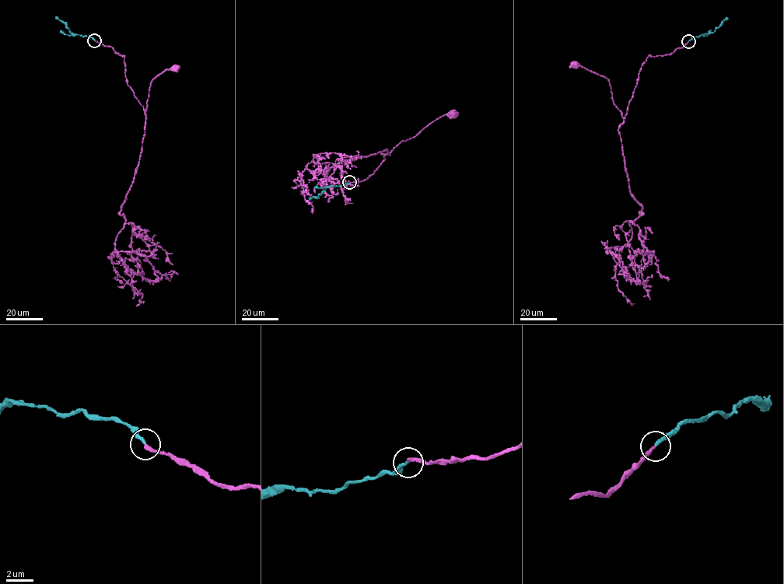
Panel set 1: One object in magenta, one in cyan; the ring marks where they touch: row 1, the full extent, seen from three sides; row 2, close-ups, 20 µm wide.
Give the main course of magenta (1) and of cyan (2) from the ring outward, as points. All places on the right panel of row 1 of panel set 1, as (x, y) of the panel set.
1: (688, 41), (670, 54), (648, 56), (642, 65), (624, 119), (614, 103), (609, 80), (574, 64)
2: (688, 41), (712, 33), (728, 19)

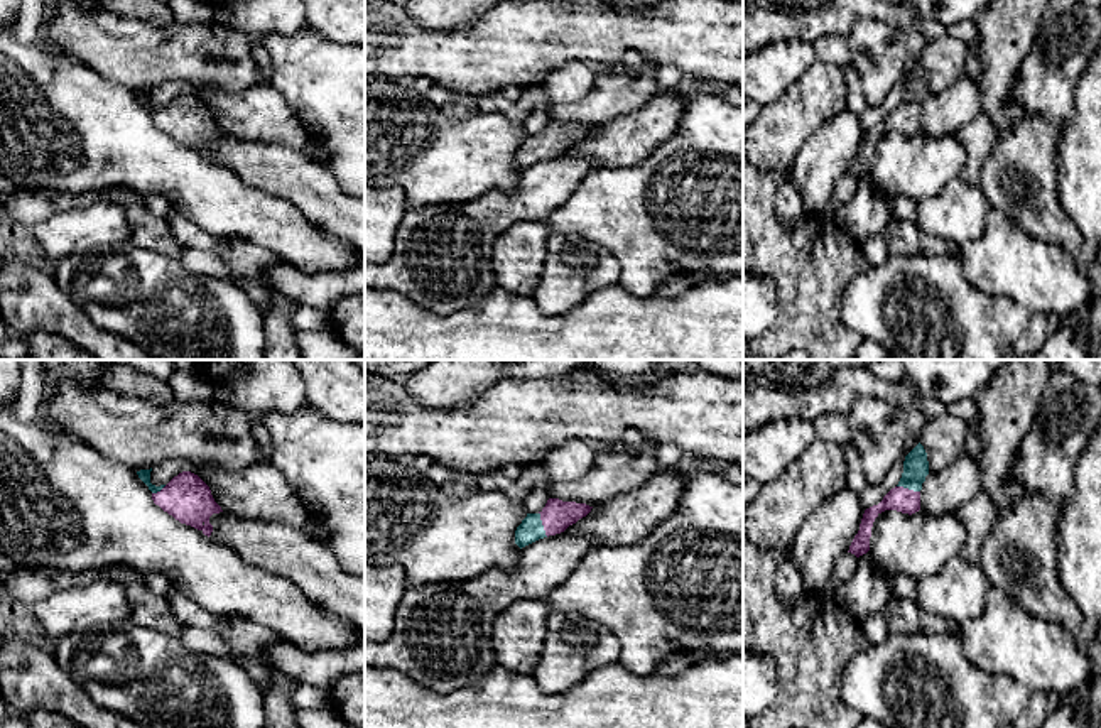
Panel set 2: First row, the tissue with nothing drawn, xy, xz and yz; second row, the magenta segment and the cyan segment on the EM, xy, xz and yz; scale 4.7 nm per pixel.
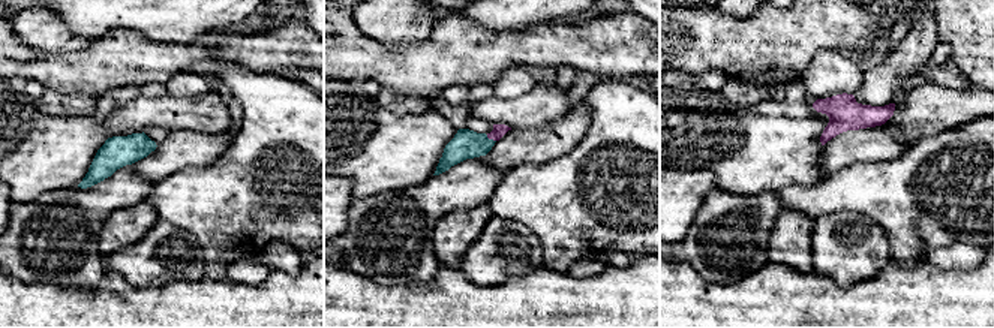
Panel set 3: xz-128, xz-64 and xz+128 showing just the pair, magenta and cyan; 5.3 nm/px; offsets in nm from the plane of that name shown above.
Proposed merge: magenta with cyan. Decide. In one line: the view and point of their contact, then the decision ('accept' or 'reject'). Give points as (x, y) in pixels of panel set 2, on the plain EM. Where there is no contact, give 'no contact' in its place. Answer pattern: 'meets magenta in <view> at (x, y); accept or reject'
meets magenta in xz at (542, 146); accept

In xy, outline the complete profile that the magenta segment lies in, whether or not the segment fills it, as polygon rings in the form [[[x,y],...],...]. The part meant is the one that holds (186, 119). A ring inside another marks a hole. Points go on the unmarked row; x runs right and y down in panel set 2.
[[[152,90],[140,91],[137,96],[152,113],[154,125],[181,145],[191,147],[209,159],[213,154],[209,139],[223,133],[209,108],[191,93],[182,93],[167,106],[155,108],[150,105],[150,93]]]

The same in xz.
[[[549,120],[539,135],[527,135],[515,152],[515,166],[522,171],[539,160],[564,154],[586,139],[593,128],[576,123]]]

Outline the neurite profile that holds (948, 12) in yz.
[[[907,0],[920,14],[922,20],[937,20],[949,27],[963,20],[974,20],[991,0]]]

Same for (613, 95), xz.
[[[652,62],[642,66],[640,73],[632,73],[621,64],[615,73],[596,74],[591,91],[583,100],[549,103],[549,120],[586,125],[594,130],[640,110],[657,91],[657,66]]]

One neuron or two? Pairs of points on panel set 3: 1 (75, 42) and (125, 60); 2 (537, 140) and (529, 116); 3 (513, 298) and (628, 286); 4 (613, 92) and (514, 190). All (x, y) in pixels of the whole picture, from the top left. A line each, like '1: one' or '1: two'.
1: two
2: two
3: one
4: one

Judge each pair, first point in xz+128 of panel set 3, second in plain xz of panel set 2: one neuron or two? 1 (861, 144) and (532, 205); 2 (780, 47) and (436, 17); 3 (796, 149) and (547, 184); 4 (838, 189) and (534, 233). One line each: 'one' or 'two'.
1: one
2: two
3: two
4: two

